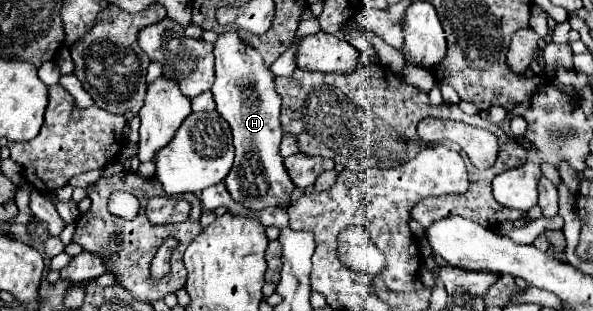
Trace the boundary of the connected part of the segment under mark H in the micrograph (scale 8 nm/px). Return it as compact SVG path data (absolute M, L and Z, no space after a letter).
M235 30L219 36L215 44L215 84L211 92L217 102L217 112L233 130L235 162L225 178L229 194L251 210L287 208L295 186L279 154L279 142L283 138L279 124L281 98L273 90L273 74L263 64L261 54L243 44Z

